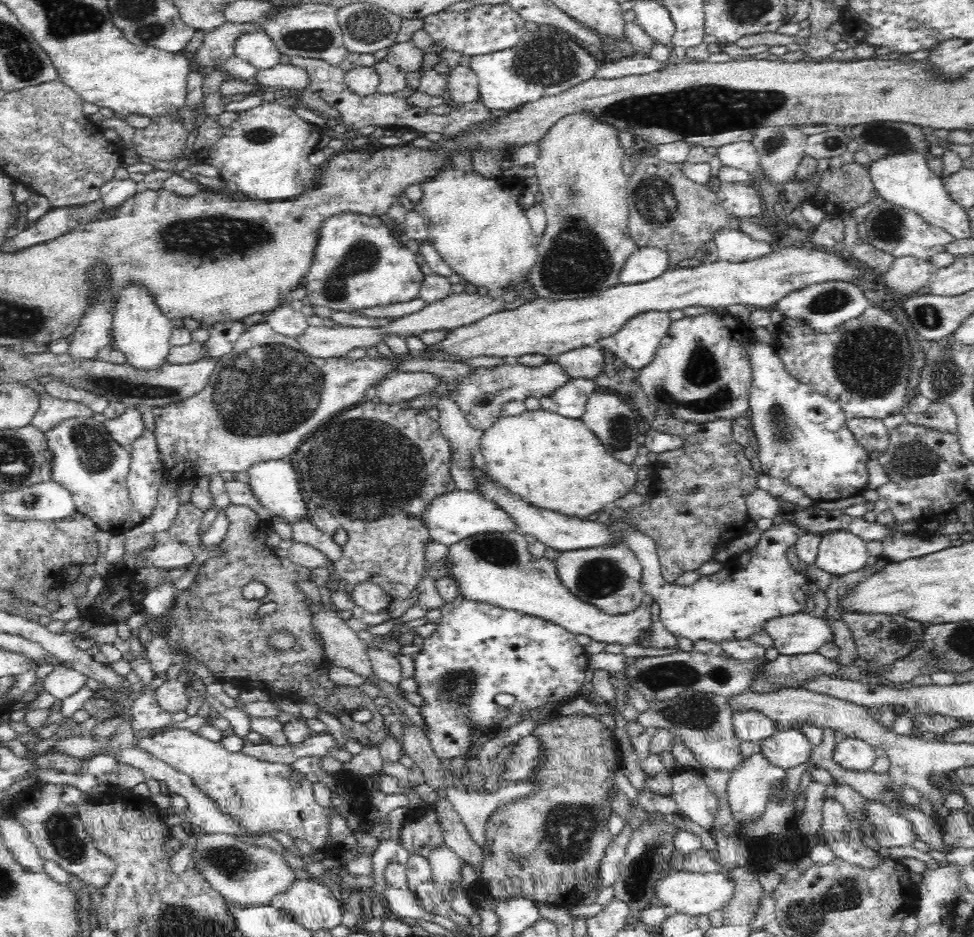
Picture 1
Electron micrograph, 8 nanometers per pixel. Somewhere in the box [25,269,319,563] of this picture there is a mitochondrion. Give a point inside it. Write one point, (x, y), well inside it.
(110, 384)

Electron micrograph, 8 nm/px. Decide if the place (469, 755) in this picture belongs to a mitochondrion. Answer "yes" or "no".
no

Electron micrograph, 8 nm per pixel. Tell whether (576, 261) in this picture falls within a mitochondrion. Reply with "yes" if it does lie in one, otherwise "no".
yes

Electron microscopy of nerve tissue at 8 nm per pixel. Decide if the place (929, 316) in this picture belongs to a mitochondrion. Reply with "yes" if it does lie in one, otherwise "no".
yes

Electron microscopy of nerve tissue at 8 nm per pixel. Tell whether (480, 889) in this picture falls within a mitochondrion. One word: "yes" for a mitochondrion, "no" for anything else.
no

